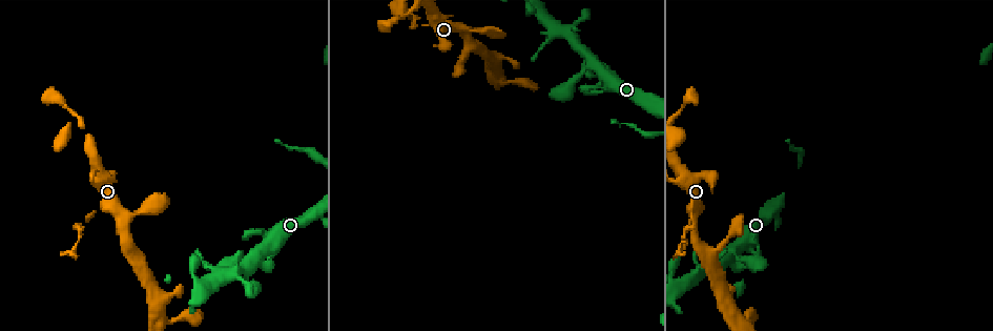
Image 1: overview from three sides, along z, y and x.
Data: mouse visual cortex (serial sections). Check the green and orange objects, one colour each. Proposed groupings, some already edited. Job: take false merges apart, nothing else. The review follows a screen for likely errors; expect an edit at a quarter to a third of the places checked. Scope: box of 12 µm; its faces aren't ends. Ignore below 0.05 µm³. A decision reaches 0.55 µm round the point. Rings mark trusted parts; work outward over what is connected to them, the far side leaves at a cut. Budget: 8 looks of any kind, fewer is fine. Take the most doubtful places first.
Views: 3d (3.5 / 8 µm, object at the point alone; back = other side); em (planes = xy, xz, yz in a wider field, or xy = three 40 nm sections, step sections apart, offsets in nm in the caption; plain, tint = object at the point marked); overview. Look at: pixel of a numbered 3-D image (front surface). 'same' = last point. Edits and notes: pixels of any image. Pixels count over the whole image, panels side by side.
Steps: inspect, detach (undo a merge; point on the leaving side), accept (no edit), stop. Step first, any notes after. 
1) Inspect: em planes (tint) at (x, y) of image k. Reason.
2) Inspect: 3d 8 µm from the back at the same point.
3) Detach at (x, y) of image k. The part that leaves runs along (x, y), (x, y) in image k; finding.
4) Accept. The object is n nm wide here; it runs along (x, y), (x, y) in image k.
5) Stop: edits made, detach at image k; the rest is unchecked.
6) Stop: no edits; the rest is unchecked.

Inspect: 3d 3.5 µm at (583, 60) of image 1. Abrupt turn.

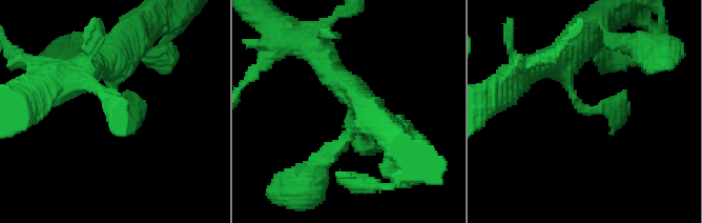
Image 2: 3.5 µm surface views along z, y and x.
Inspect: em xy step 1 (tint) at (348, 107) of image 2.

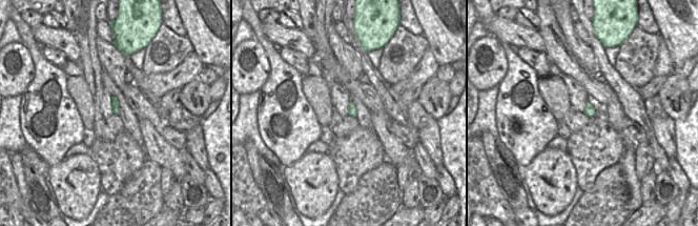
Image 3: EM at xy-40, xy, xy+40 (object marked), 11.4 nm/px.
Inspect: em xy step 2 (tint) at the same point. Cut it another way.

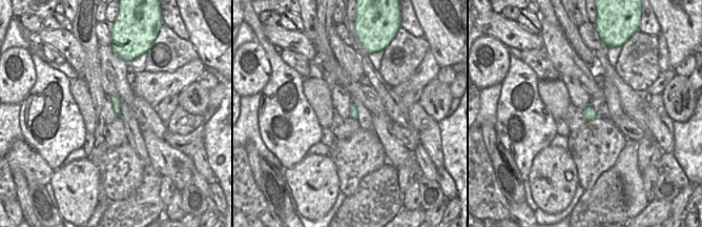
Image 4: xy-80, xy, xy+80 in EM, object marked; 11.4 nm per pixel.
Accept. It runs along (123, 47), (110, 99), (126, 135) in image 2; one cell here.

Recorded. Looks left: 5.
Inspect: 3d 3.5 µm from the back at (424, 25) of image 1. Thick turns thin.

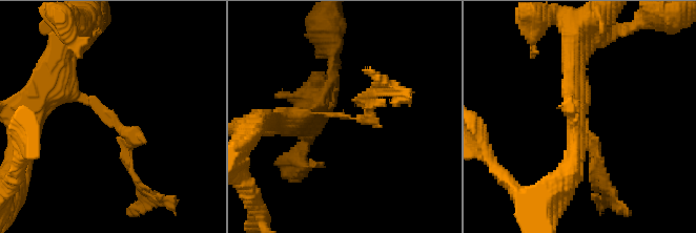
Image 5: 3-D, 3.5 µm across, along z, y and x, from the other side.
Inspect: em xy step 2 (tint) at (337, 114) of image 5.

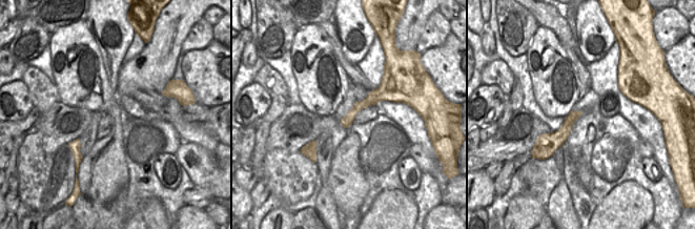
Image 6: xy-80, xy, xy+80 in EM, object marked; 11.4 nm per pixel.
Detach at (121, 129) of image 5. A border runs along (358, 102), (366, 102), (369, 105) in image 6; a second cell is stuck on.

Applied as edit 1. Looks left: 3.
Inspect: 3d 3.5 µm at (467, 40) of image 1. A fork.

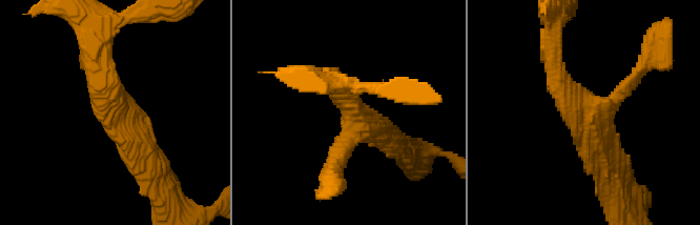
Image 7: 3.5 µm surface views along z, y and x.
Inspect: em xy step 5 (tint) at (589, 114) of image 7. Now the EM.

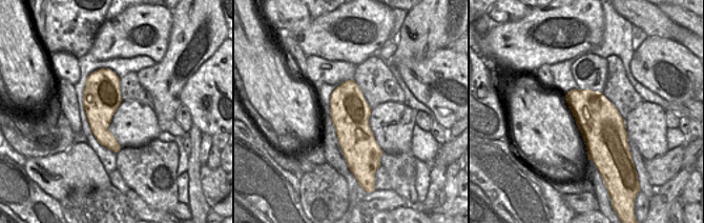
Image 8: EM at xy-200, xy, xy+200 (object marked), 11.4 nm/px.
Accept. It runs along (93, 61), (155, 167) in image 7; one cell here.

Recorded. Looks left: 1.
Stop: edits made, detach at image 5; the rest is unchecked.

